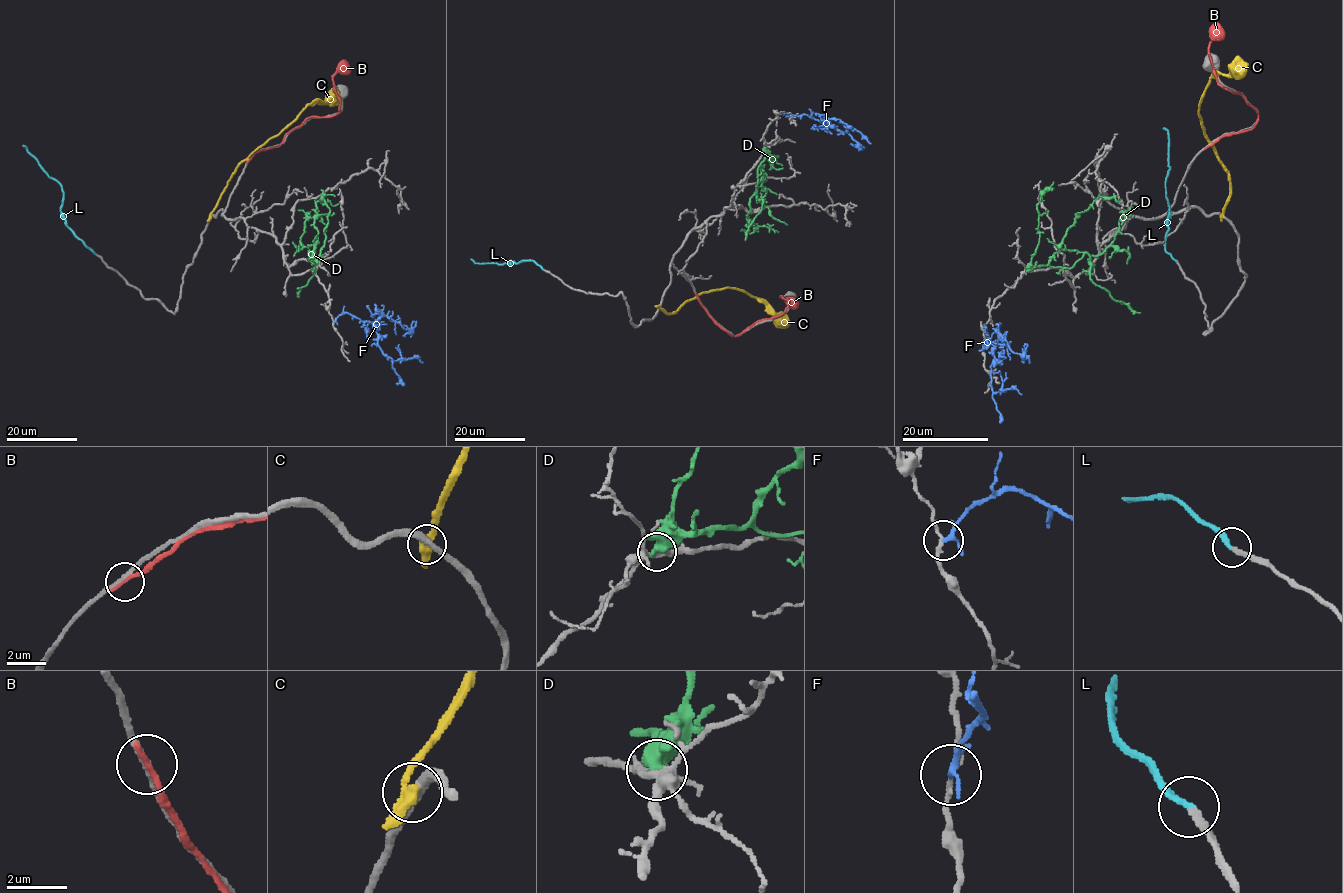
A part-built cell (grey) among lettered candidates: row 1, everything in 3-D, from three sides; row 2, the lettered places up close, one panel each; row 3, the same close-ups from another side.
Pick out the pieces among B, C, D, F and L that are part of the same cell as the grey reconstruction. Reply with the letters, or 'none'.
L

